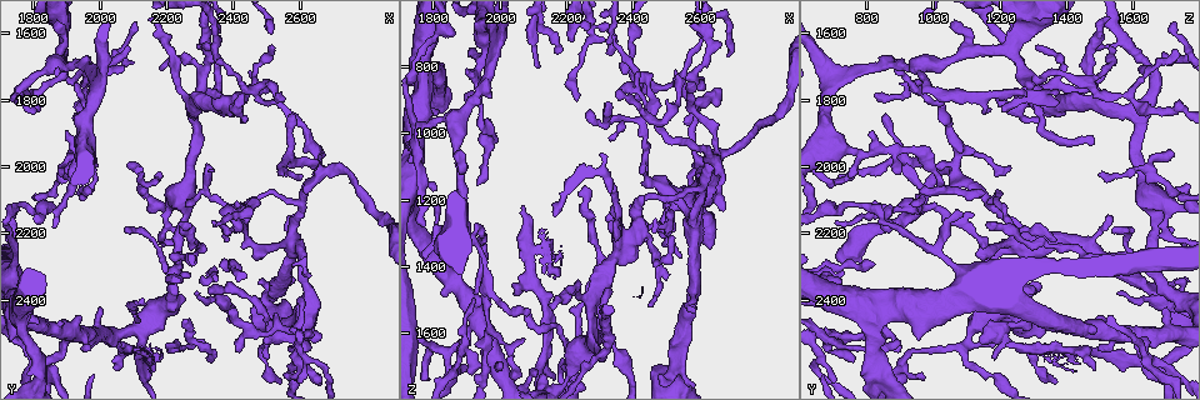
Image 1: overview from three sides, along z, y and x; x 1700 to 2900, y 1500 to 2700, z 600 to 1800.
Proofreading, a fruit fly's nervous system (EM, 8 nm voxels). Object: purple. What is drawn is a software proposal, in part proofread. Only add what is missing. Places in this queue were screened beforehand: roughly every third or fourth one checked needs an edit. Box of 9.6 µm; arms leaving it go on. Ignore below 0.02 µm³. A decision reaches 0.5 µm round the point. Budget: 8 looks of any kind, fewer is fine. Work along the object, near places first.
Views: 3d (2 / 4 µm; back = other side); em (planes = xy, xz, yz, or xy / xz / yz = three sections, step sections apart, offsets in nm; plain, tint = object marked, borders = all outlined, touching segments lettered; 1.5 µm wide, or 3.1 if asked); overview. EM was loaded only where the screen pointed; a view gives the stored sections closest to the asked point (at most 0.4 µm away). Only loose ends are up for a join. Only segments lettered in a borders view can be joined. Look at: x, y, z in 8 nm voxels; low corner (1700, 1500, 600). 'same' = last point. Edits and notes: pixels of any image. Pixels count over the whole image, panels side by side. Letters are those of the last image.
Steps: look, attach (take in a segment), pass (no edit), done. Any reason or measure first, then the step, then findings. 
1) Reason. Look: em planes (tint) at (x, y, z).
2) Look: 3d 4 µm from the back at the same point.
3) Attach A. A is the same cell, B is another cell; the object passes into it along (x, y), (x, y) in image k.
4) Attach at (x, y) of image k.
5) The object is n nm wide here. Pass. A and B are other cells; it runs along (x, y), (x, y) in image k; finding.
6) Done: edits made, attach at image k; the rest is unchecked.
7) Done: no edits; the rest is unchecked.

Tapers out. Look: em xy step 8 (borders) at (2290, 2380, 1550).

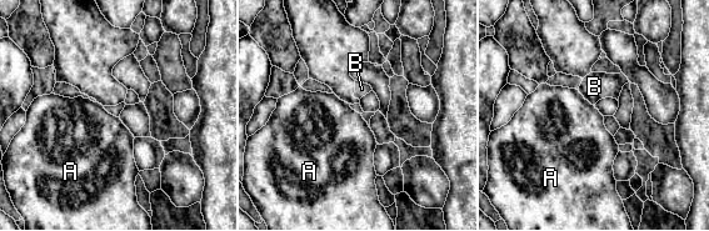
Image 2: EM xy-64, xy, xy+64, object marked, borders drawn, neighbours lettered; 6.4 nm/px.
Look: em planes (borders) at the same point.

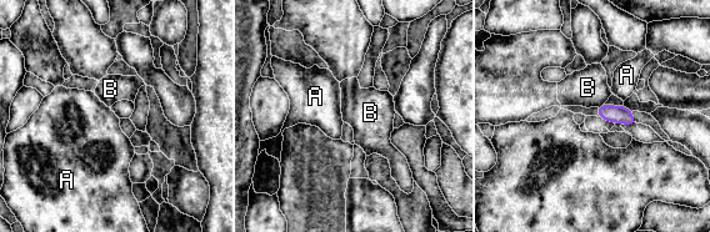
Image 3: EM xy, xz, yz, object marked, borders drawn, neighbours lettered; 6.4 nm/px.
Pass. A and B are other cells; a border runs along (603, 104), (598, 107) in image 3; none of them fits.

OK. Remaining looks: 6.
Tapers out. Look: em planes (borders) at (2170, 2590, 1430).

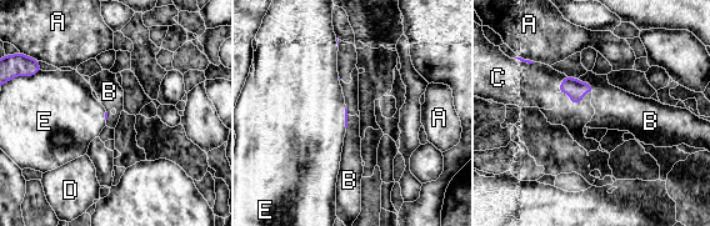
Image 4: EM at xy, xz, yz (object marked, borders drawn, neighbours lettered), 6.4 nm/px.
Pass. A, B, C, D and E are other cells; none of them fits.

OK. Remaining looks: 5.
Branch stops here. Look: 3d 4 µm at (1920, 1960, 1720).

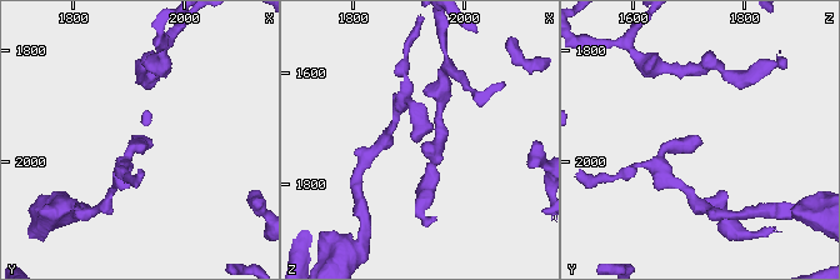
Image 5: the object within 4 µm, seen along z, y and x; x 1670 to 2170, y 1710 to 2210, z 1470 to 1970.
Look: em xz step 4 (borders) at (1910, 1965, 1725).

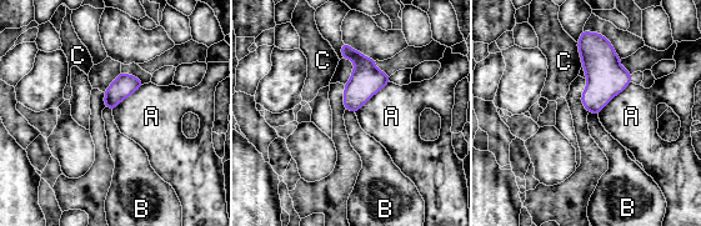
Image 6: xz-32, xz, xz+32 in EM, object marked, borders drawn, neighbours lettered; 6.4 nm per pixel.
Look: em planes (borders) at the same point.

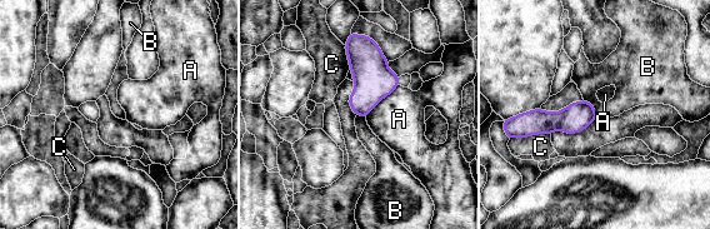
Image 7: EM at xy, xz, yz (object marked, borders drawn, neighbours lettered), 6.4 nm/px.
Pass. A, B and C are other cells; a border runs along (583, 98), (591, 104), (598, 117) in image 7; none of them fits.

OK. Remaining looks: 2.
An open end. Look: em planes (borders) at (2410, 1780, 1190).

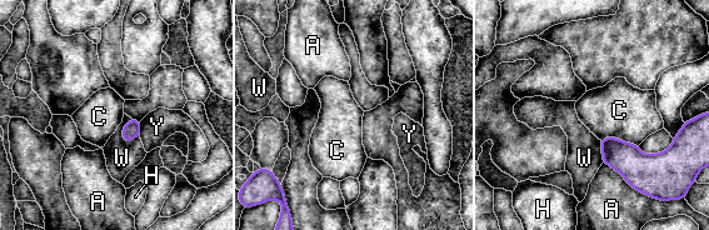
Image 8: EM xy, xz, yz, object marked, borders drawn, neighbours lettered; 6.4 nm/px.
Pass. A, C, H, W and Y are other cells; a border runs along (600, 139), (618, 138), (638, 146) in image 8; no lettered segment goes on from it.

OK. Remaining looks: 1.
Done: no edits; the rest is unchecked.

